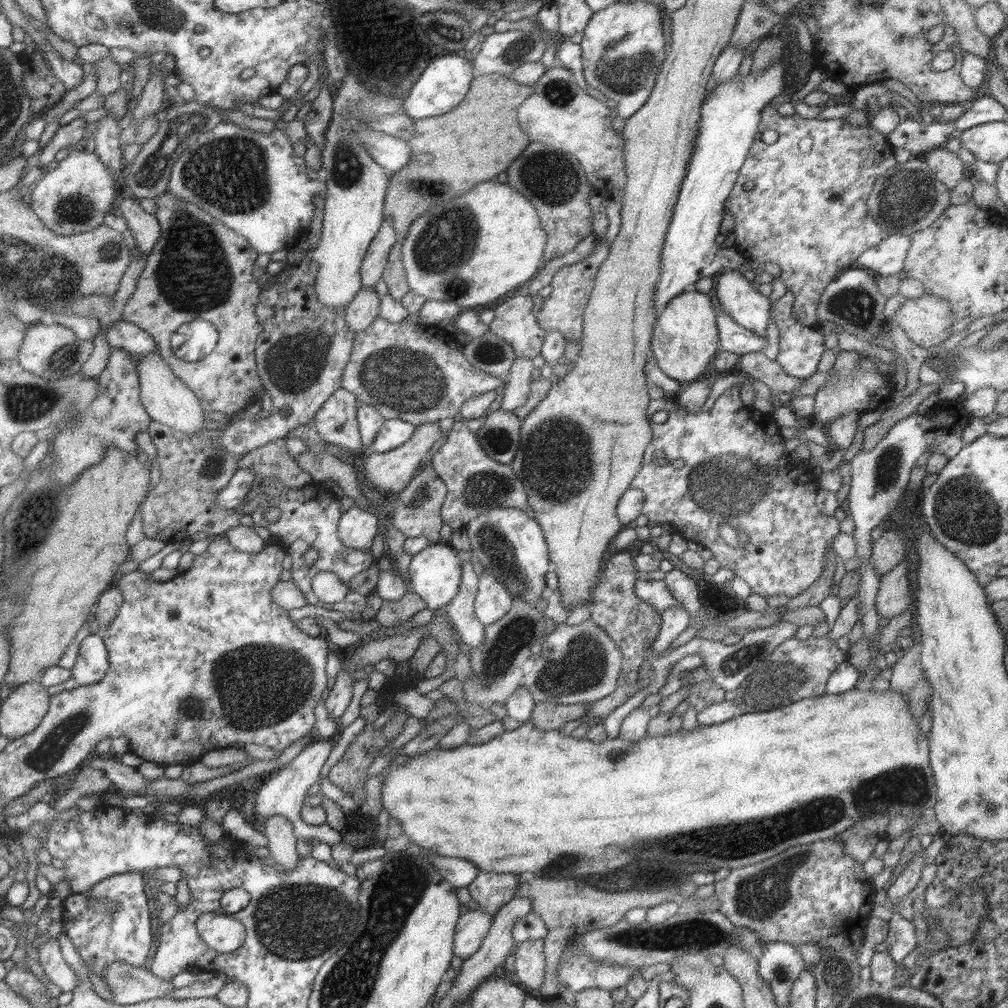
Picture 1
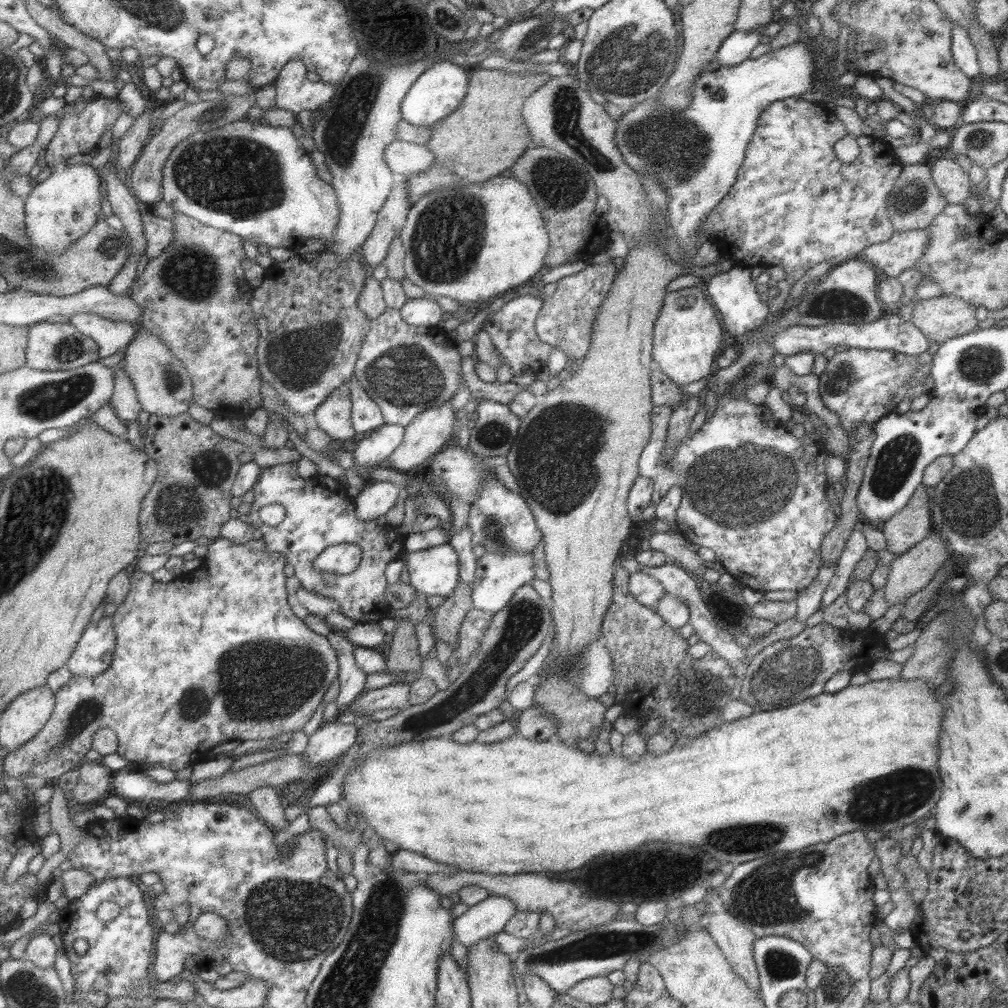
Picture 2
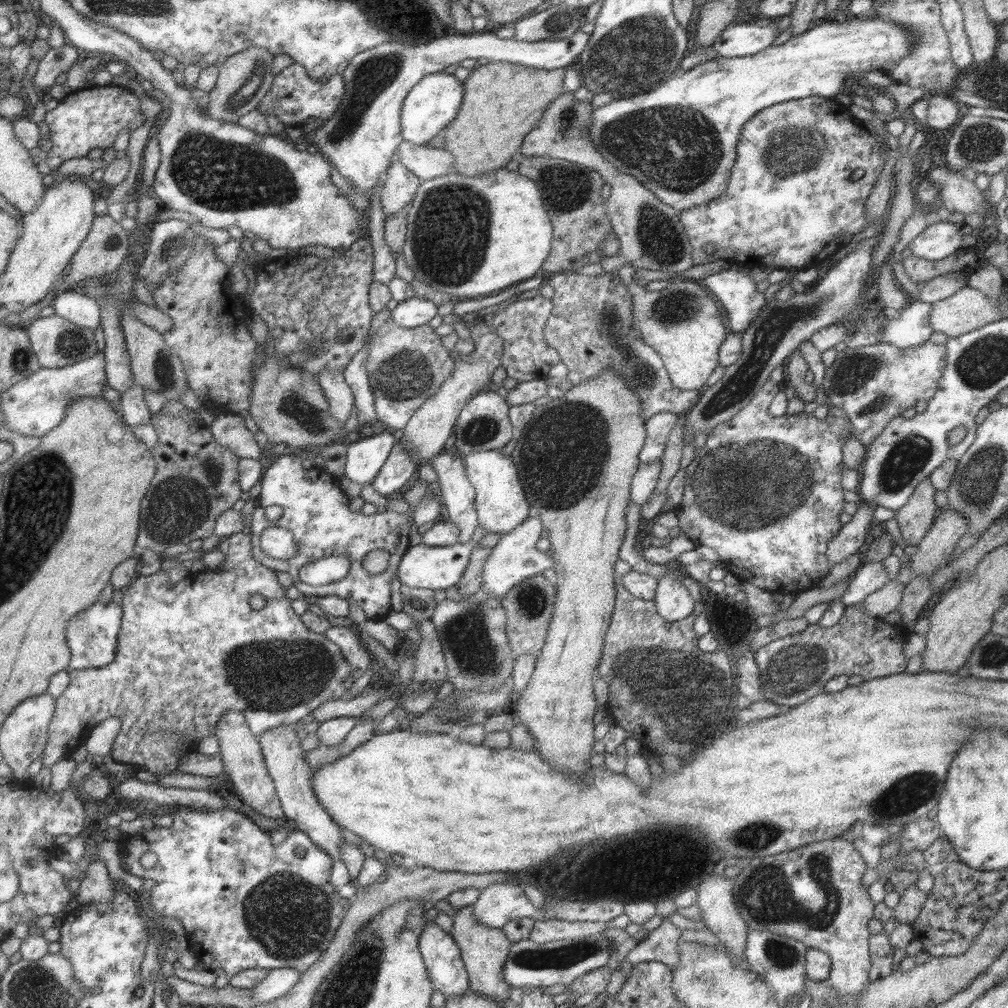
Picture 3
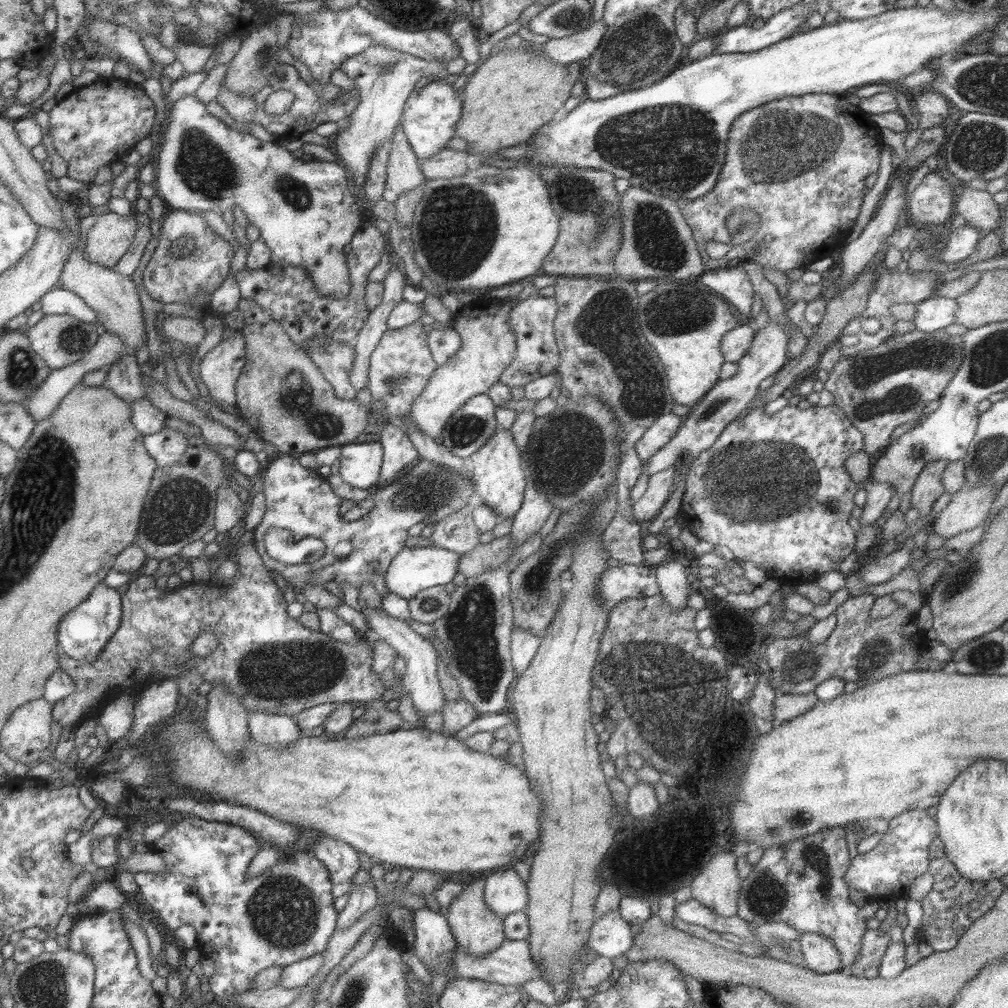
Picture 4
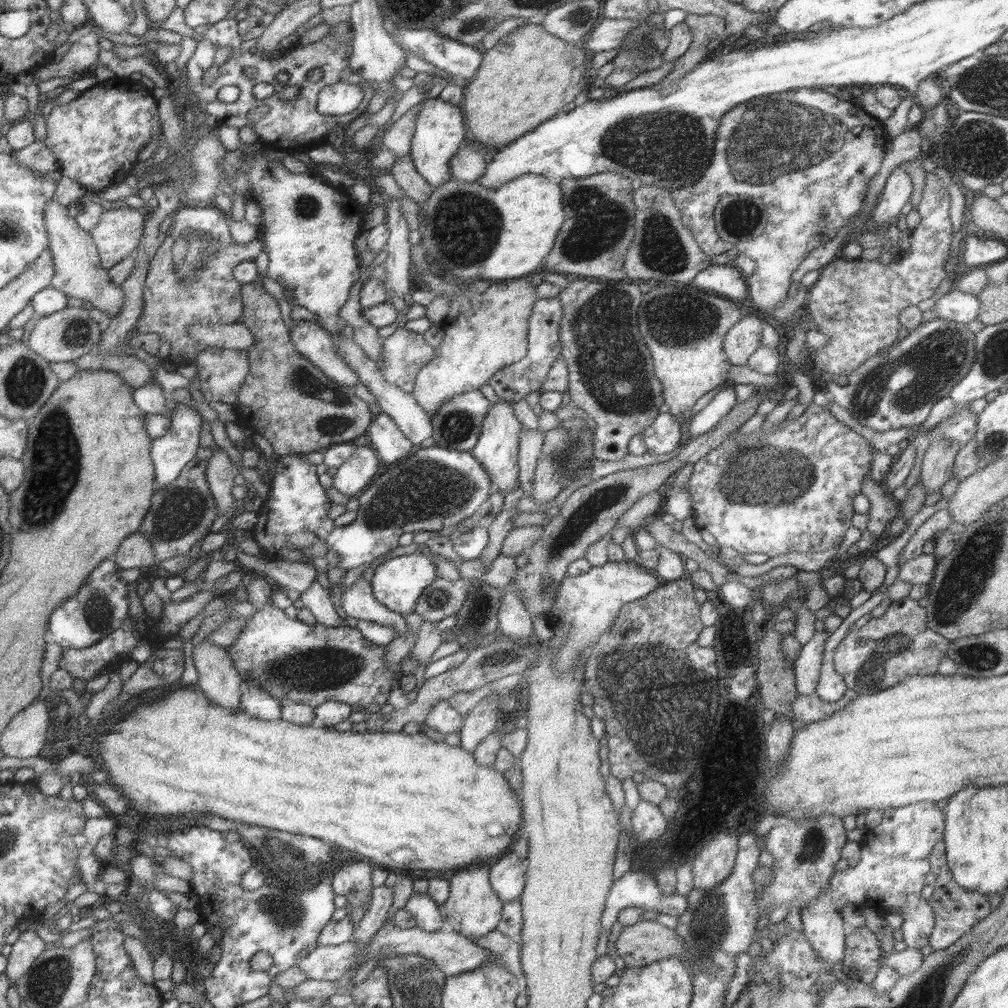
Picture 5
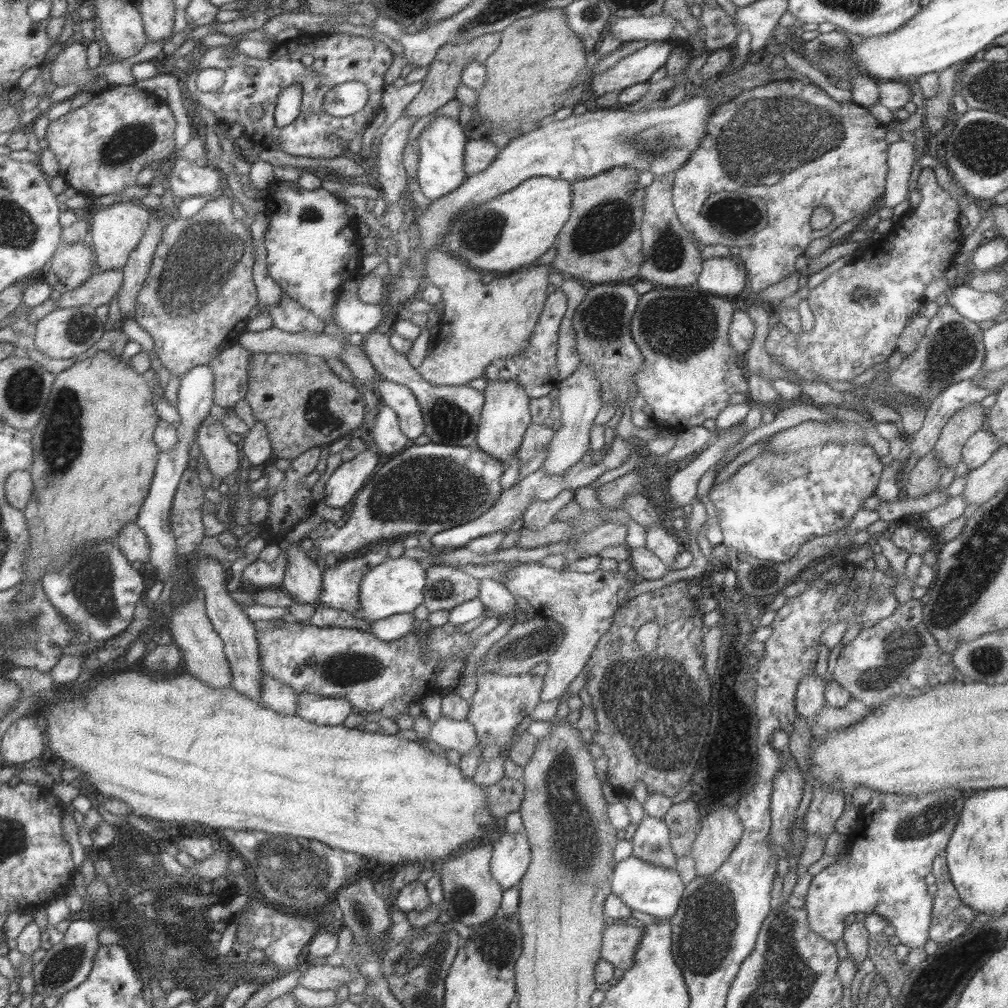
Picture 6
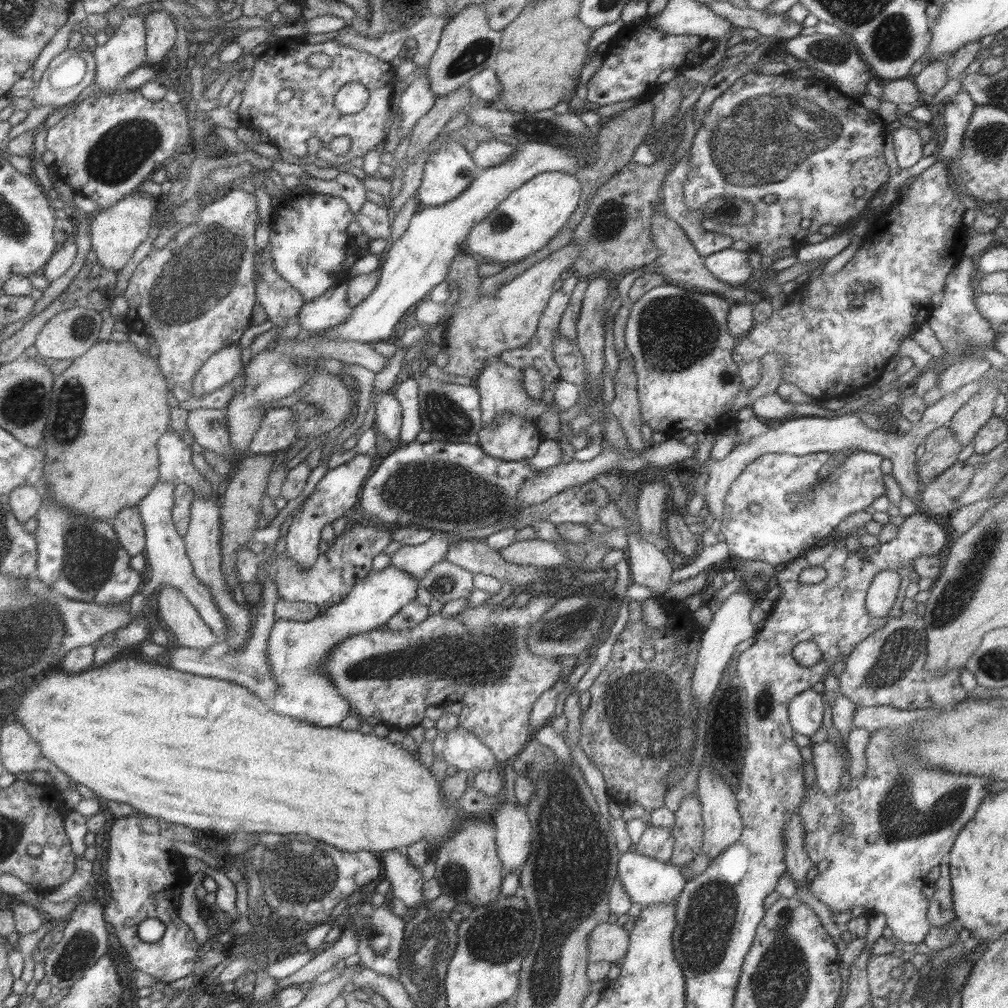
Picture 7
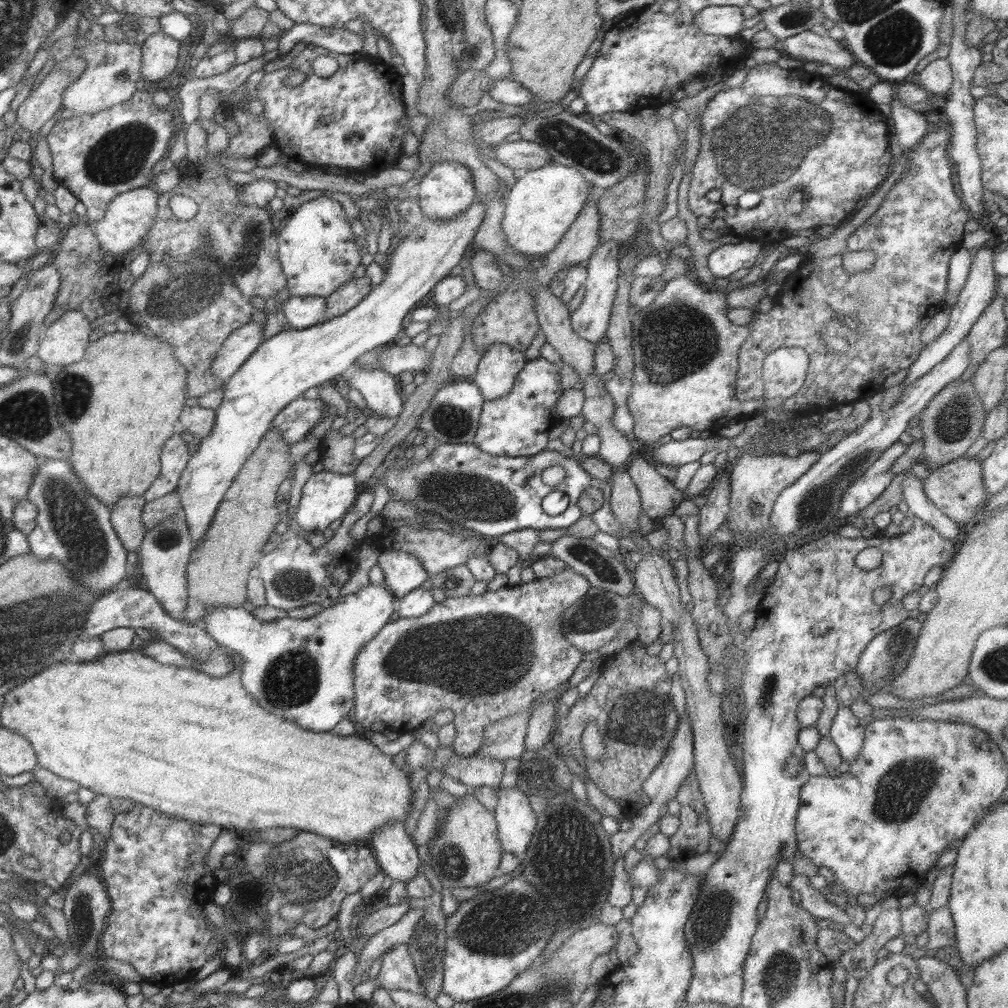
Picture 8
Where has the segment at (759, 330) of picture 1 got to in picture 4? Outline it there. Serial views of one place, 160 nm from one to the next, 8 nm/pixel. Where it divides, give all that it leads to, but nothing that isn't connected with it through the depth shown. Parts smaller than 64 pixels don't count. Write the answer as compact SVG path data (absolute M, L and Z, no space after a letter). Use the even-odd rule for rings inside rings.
M731 267L727 270L703 272L697 282L702 288L733 304L744 317L750 315L754 292L747 275L741 268Z

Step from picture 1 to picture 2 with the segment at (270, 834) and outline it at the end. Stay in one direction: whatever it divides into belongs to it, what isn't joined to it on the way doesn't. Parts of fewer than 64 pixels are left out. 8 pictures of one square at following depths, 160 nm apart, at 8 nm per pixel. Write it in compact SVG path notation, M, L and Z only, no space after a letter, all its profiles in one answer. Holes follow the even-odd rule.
M263 785L250 790L248 794L249 802L254 806L253 810L261 816L273 833L285 829L289 822L283 814L285 803L279 790Z

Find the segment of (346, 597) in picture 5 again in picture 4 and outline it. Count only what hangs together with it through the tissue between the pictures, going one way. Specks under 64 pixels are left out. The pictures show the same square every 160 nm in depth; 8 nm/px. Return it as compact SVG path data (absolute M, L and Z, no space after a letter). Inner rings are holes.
M381 607L362 609L361 611L364 619L368 622L372 634L389 644L401 659L405 659L405 670L399 683L402 690L409 692L409 698L414 710L421 717L435 714L435 712L442 712L446 701L443 698L443 694L441 694L438 674L436 673L438 651L433 647L433 644L427 638L415 633L407 622L387 615Z

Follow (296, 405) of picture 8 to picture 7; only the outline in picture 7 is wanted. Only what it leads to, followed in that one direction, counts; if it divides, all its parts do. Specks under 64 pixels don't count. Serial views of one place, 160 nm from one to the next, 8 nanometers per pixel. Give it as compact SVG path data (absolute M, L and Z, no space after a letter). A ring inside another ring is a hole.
M271 408L263 412L257 433L247 445L247 451L249 454L269 454L287 450L295 444L295 431L297 426L289 408Z

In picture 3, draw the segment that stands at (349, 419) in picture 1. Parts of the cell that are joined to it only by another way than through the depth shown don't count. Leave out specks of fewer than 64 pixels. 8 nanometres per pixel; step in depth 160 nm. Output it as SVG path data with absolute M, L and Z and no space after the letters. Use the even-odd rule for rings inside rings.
M323 369L316 376L317 382L329 404L329 414L335 422L345 424L353 408L354 396L349 385L343 380L342 371Z

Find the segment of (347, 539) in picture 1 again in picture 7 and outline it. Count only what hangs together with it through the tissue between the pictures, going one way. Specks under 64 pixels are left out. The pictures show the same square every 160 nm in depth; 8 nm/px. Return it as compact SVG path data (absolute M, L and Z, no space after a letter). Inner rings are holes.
M392 392L377 393L375 400L374 426L388 442L400 442L402 410Z

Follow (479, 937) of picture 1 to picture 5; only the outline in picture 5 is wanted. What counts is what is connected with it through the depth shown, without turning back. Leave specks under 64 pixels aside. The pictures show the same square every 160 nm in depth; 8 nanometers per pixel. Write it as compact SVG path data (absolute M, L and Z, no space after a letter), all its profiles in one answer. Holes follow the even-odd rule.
M511 850L500 854L490 863L488 882L502 904L519 900L525 886L524 861Z

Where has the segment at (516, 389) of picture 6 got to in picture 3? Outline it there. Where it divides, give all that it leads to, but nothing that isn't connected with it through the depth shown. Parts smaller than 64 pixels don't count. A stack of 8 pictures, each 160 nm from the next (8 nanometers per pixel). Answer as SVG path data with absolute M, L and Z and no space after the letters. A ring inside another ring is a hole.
M483 450L462 456L467 480L474 490L474 505L479 528L483 534L497 532L500 535L520 525L531 513L524 496L523 486L519 484L517 466L501 450Z

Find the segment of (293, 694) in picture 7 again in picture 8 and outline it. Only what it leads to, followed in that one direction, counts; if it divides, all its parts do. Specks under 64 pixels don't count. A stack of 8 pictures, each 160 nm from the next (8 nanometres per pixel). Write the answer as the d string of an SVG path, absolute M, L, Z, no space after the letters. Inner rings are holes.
M369 583L355 593L339 596L333 606L322 608L316 615L304 619L283 617L267 622L257 619L241 606L224 606L206 608L206 615L200 625L216 643L239 654L241 685L263 710L297 724L303 730L329 732L339 720L351 715L354 705L354 658L379 629L389 622L389 615L395 607L395 598L384 585Z

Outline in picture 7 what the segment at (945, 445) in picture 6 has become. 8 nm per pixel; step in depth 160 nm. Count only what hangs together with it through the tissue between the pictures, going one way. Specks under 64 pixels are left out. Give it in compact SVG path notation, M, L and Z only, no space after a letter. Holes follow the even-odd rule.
M983 383L953 414L948 425L957 438L955 442L959 442L962 448L972 443L975 434L994 416L992 411L998 392L993 383Z

